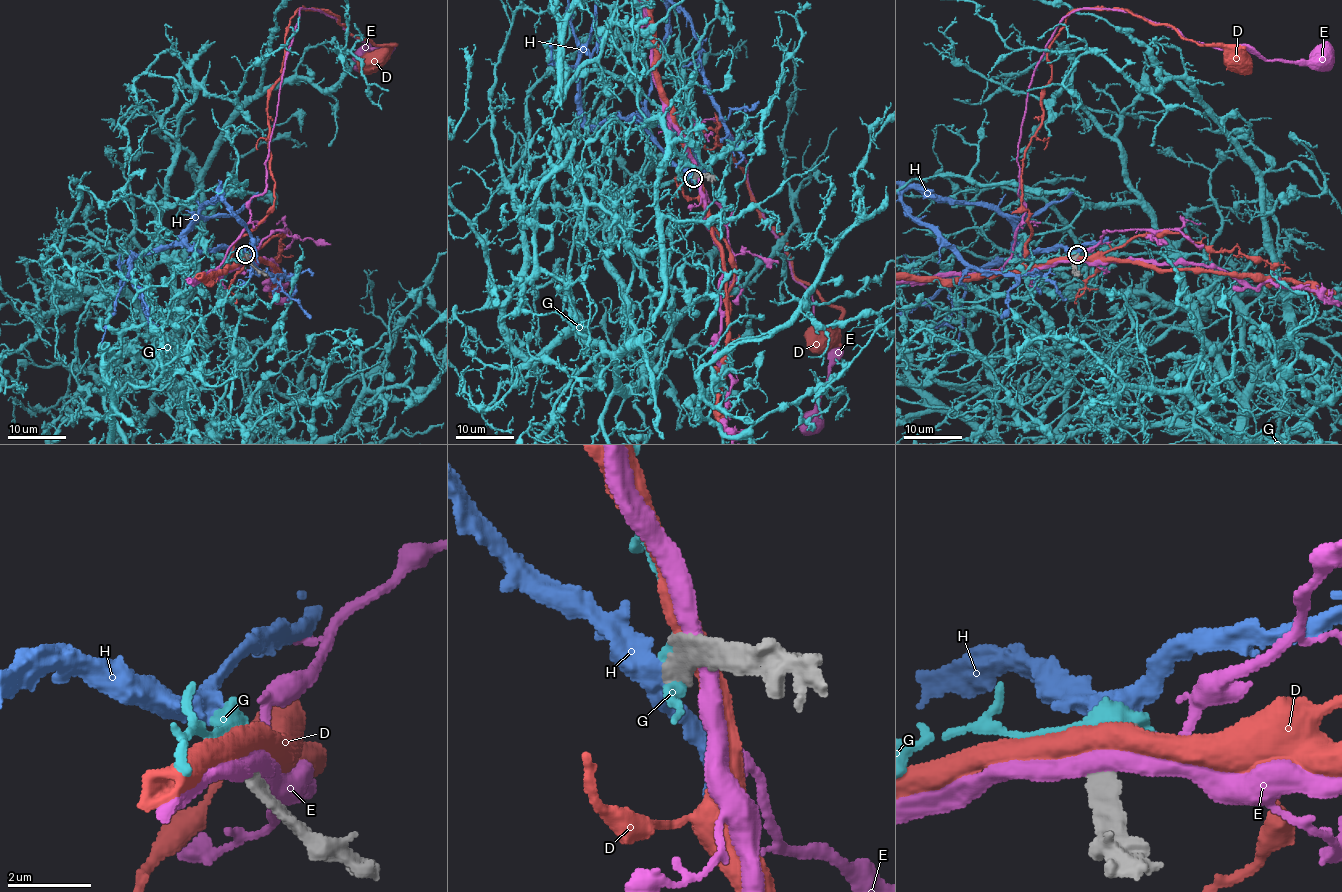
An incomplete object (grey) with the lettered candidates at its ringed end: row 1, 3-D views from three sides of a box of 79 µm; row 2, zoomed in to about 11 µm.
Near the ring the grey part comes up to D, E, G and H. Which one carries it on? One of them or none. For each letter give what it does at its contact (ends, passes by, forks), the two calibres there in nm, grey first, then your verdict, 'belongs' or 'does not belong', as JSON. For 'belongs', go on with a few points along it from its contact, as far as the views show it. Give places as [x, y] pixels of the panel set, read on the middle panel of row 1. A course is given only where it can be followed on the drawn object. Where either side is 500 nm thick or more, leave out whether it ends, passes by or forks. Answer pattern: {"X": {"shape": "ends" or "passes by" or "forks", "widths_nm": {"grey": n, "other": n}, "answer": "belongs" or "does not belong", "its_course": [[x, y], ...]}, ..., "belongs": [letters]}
{"D": {"widths_nm": {"grey": 460, "other": 500}, "answer": "does not belong"}, "E": {"shape": "passes by", "widths_nm": {"grey": 320, "other": 440}, "answer": "does not belong"}, "G": {"shape": "passes by", "widths_nm": {"grey": 400, "other": 440}, "answer": "does not belong"}, "H": {"widths_nm": {"grey": 340, "other": 500}, "answer": "belongs", "its_course": [[693, 178], [634, 117], [654, 79], [670, 2], [692, 24], [712, 104], [742, 155], [735, 168]]}, "belongs": ["H"]}

